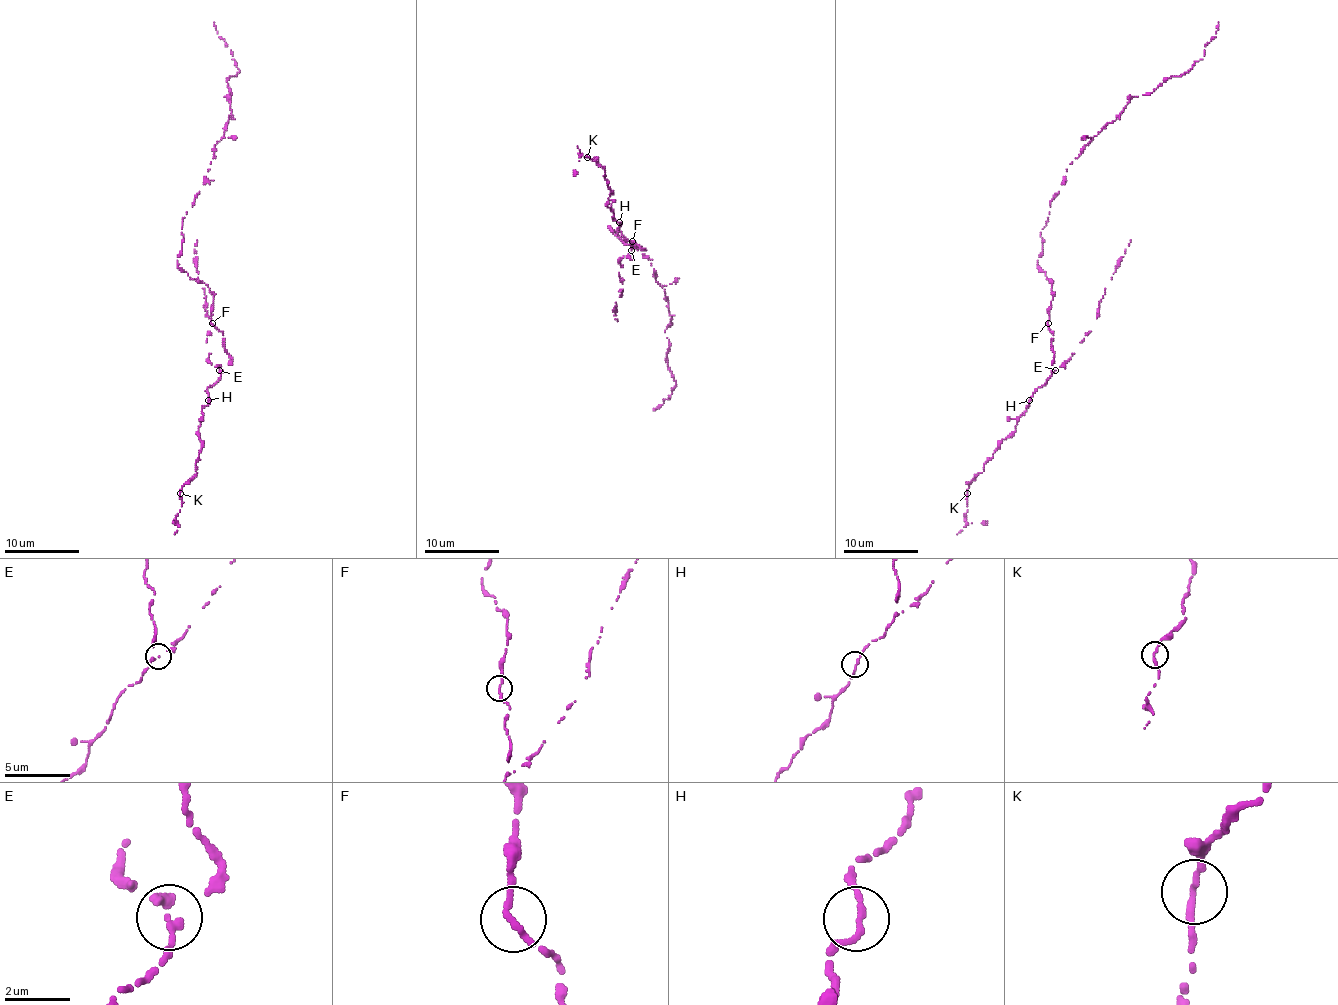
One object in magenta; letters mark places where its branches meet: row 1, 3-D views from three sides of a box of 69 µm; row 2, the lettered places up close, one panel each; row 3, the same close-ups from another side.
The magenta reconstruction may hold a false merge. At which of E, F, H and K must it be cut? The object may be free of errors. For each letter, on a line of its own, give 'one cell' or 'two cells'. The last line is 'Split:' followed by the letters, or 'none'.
E: one cell
F: one cell
H: one cell
K: one cell
Split: none

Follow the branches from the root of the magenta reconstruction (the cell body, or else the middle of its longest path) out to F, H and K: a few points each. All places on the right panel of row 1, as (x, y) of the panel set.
F: (1037, 264), (1052, 283), (1047, 324)
H: (1037, 264), (1052, 283), (1047, 326), (1053, 333), (1051, 350), (1054, 363), (1051, 376), (1029, 400)
K: (1037, 264), (1052, 283), (1047, 326), (1053, 333), (1053, 372), (1033, 394), (1015, 430), (1002, 441), (967, 493)

